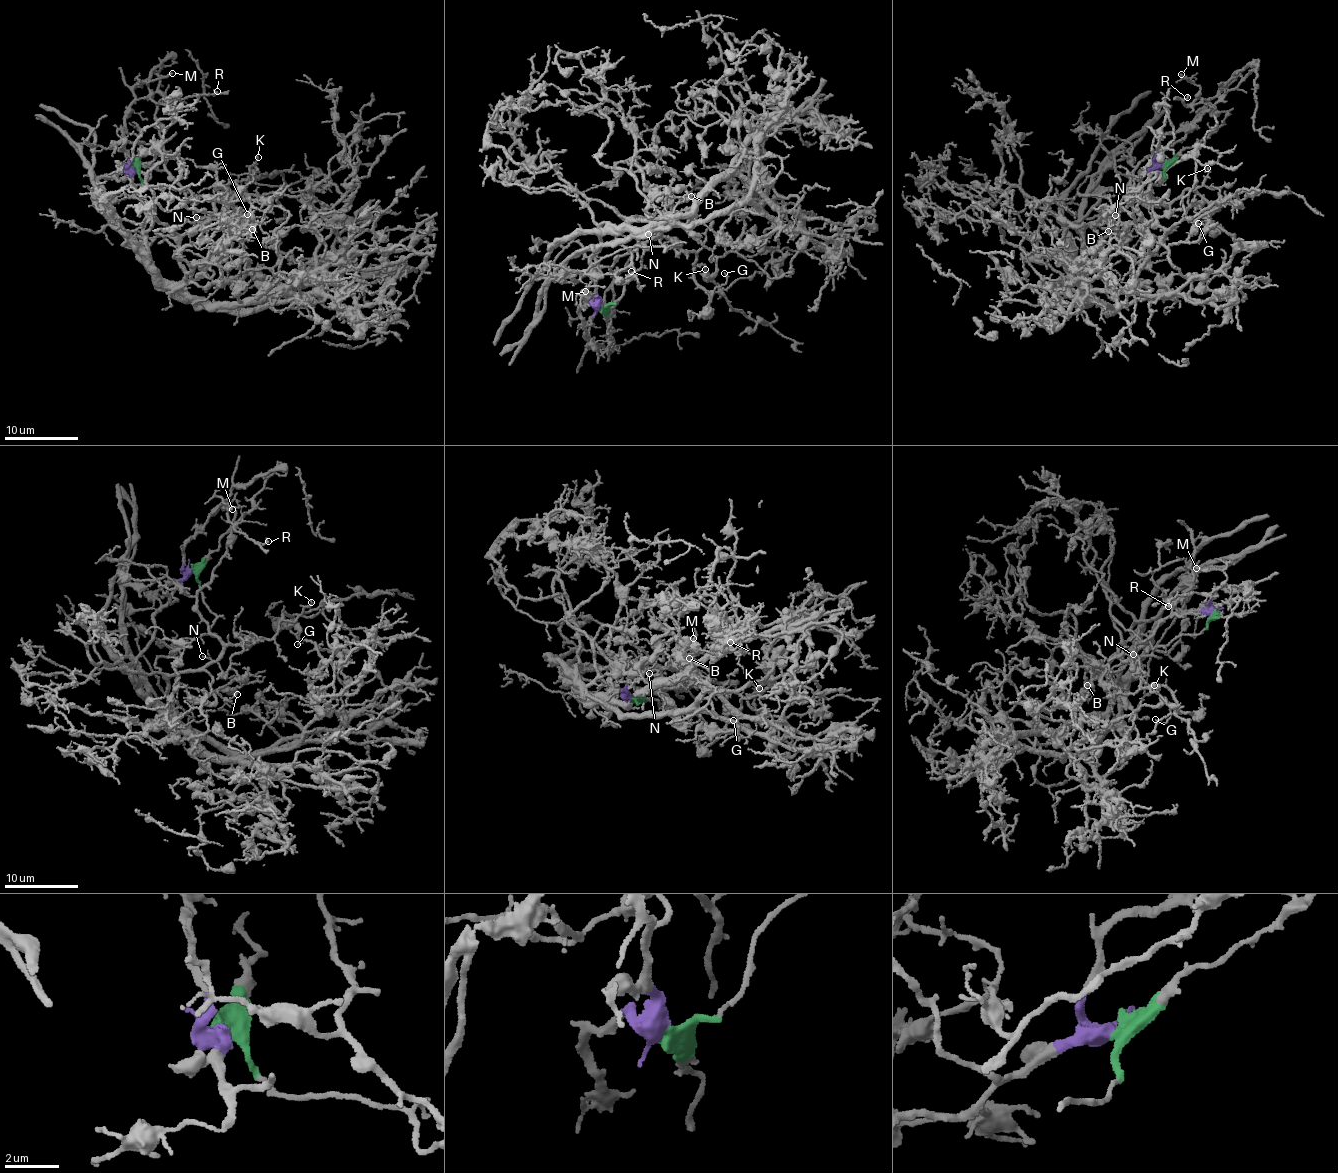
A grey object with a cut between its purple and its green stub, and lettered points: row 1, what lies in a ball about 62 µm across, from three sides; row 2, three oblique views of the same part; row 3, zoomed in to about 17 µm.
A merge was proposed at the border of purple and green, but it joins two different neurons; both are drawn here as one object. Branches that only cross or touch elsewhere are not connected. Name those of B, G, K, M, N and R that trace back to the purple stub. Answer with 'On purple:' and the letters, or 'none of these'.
On purple: M, R

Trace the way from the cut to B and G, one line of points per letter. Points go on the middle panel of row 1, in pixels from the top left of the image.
B: (601, 307), (621, 297), (640, 267), (646, 243), (660, 230), (653, 215), (665, 199), (691, 196)
G: (601, 307), (621, 297), (656, 237), (694, 252), (694, 278), (705, 290), (726, 281), (725, 272)

